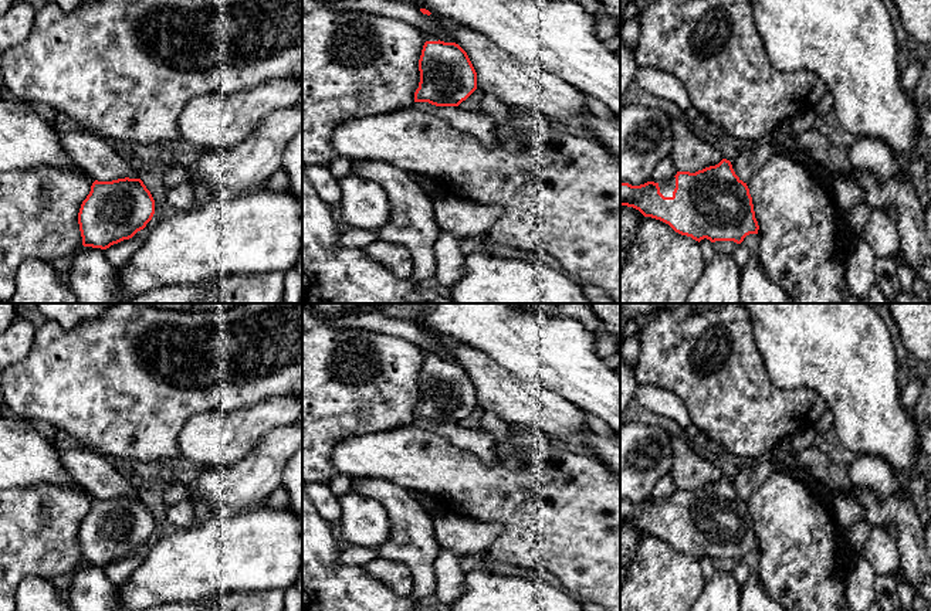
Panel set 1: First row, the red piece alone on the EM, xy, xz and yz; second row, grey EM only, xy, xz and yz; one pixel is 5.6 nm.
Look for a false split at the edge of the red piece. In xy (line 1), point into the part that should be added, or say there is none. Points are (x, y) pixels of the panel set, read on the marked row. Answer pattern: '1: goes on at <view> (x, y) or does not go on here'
1: does not go on here

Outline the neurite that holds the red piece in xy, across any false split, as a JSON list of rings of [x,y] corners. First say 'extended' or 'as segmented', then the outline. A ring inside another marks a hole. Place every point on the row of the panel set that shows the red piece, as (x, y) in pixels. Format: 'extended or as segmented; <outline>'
as segmented; [[[141,179],[95,180],[78,224],[84,247],[106,250],[132,238],[155,214],[155,200]]]

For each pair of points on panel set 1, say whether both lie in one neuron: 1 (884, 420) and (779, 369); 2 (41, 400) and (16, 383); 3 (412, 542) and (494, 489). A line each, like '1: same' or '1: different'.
1: same
2: same
3: different

